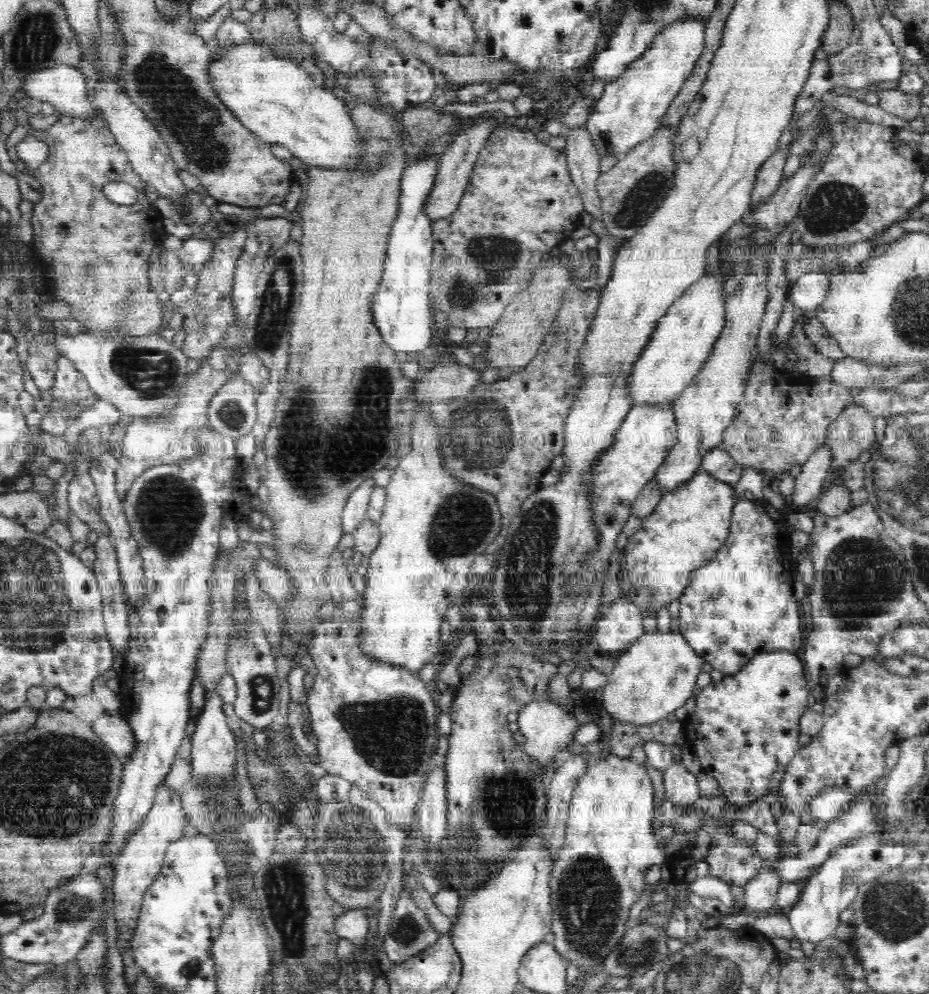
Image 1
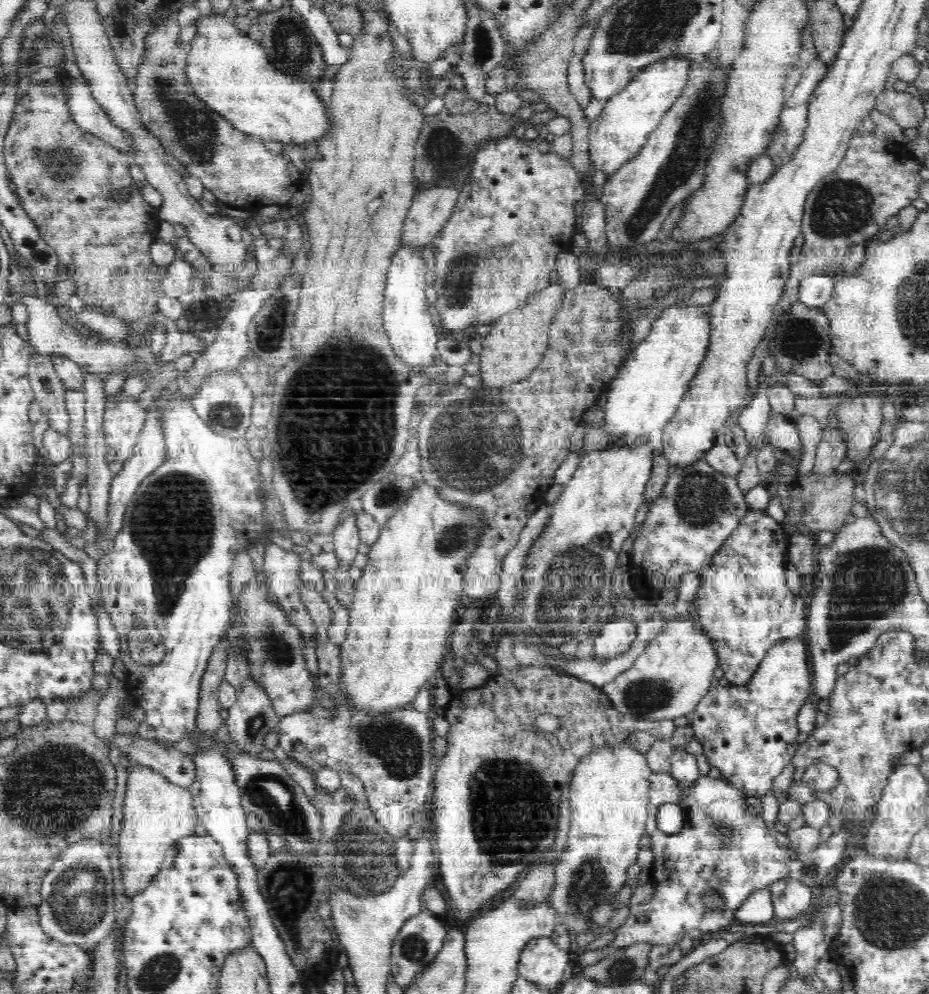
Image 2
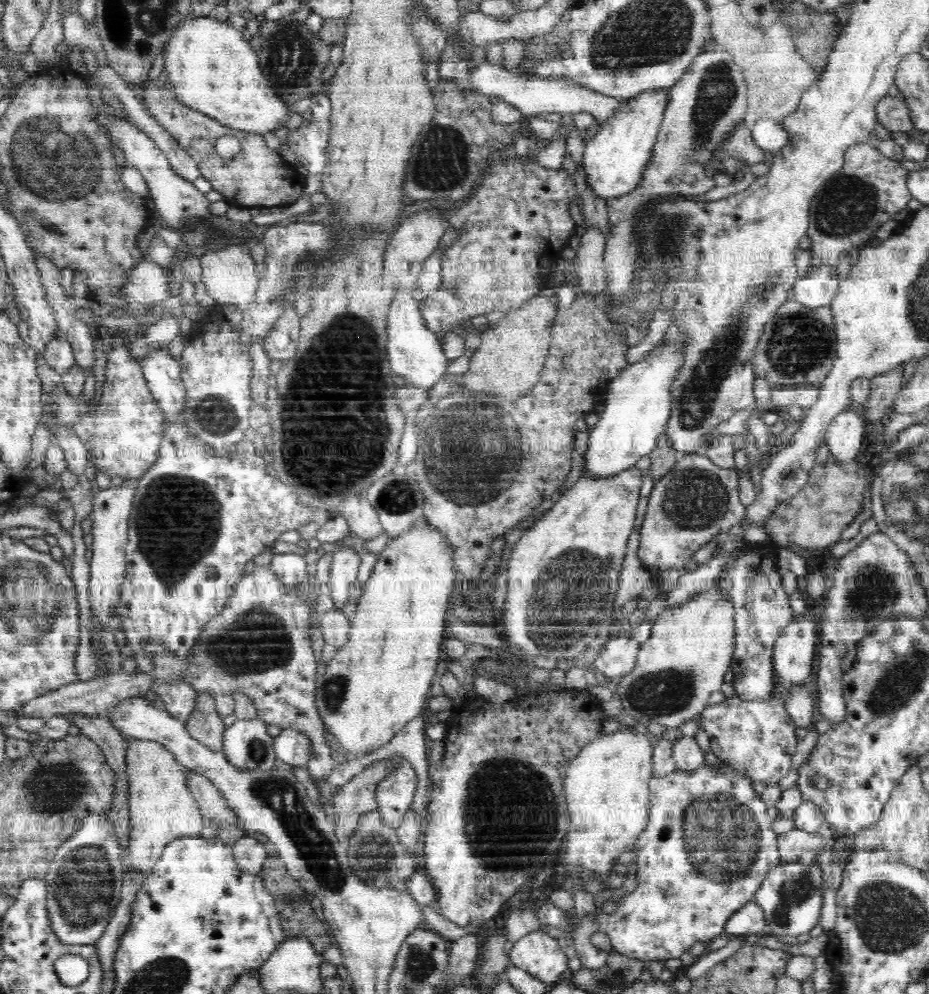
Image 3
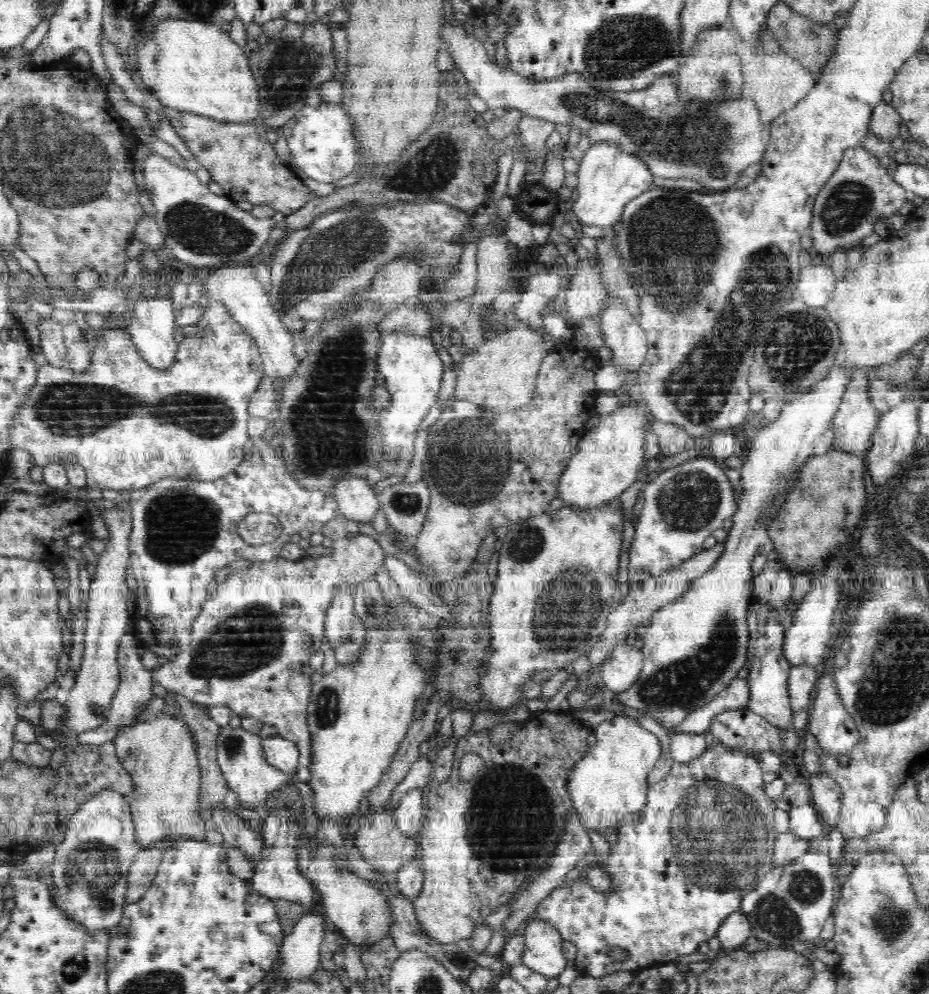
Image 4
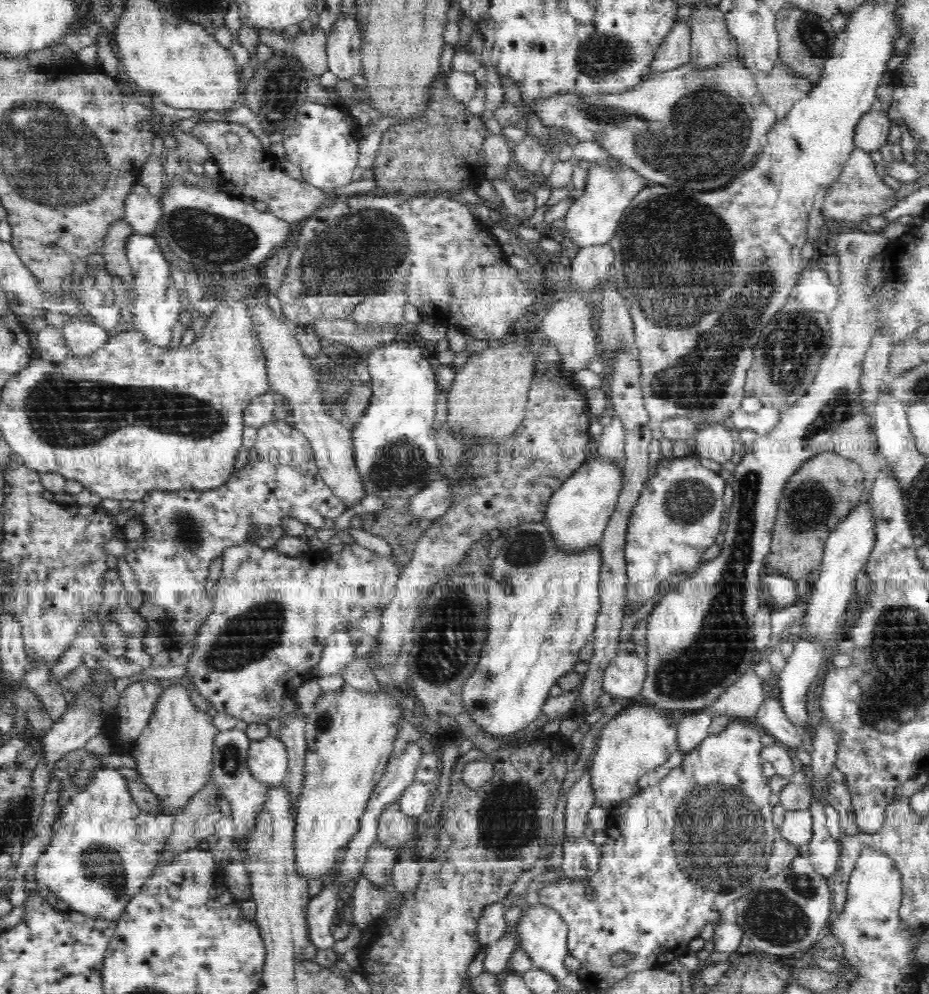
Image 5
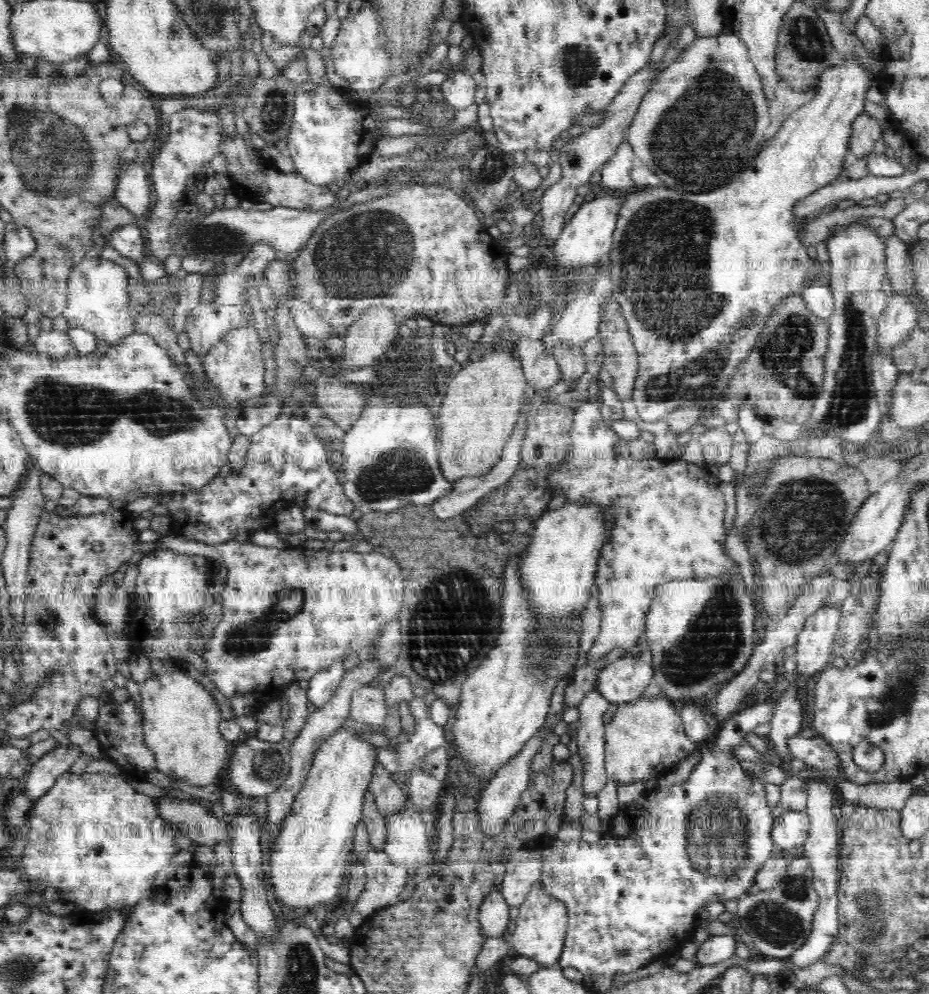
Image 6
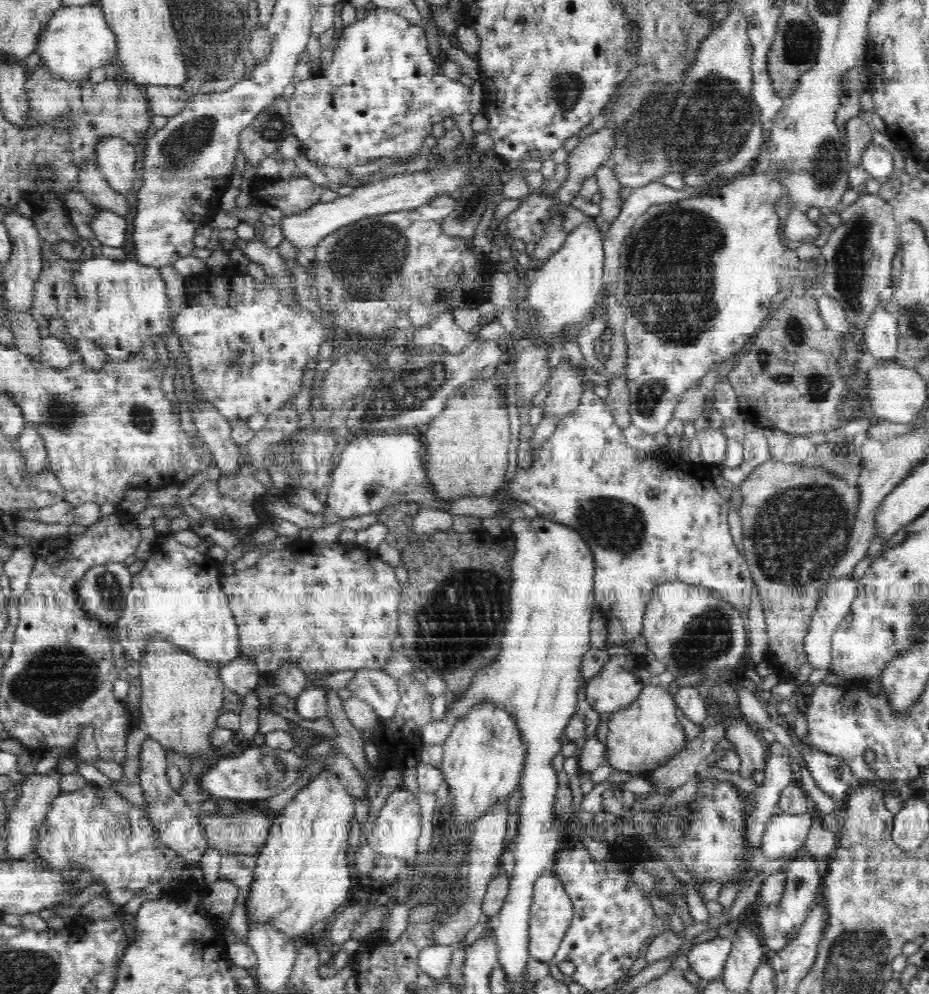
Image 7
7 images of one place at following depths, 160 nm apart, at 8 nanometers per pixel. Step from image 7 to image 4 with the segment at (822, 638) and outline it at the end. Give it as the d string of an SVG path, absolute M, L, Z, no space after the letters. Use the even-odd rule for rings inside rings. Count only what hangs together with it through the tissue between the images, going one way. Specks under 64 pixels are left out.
M792 666L789 670L789 701L792 707L792 726L804 728L810 718L810 692L818 680L816 667Z

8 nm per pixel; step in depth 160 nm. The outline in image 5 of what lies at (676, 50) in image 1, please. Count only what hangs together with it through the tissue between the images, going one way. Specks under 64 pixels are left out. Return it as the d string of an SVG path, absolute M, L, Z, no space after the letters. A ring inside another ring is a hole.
M592 164L587 170L587 183L583 194L572 203L565 215L563 235L579 248L604 244L614 238L615 230L627 206L634 197L651 183L643 175L632 170L606 170Z

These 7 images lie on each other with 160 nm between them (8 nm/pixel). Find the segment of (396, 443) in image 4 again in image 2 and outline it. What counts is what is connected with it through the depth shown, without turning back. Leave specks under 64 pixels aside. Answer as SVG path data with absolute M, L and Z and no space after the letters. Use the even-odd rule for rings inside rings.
M398 248L393 252L389 263L388 276L383 294L383 327L389 337L394 355L398 356L412 370L434 366L438 359L437 343L440 329L437 320L430 318L428 312L431 306L426 306L426 266L418 252L412 248Z

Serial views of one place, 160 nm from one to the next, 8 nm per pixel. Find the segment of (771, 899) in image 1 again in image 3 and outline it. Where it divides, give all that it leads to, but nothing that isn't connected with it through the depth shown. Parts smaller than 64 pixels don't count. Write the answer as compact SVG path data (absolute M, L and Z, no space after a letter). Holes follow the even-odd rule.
M750 900L740 910L732 914L724 928L724 934L729 938L755 938L766 930L763 910L753 900Z

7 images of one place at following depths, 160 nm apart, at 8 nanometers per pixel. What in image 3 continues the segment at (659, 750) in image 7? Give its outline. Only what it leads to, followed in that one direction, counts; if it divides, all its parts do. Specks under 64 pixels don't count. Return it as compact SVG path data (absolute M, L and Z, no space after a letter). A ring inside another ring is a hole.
M628 726L615 727L602 738L587 744L573 758L567 766L565 777L565 794L569 813L568 850L566 850L566 870L572 872L574 868L588 868L598 872L602 880L612 872L612 864L616 864L616 856L626 852L628 846L638 840L649 822L650 792L649 783L653 777L653 738L639 728Z

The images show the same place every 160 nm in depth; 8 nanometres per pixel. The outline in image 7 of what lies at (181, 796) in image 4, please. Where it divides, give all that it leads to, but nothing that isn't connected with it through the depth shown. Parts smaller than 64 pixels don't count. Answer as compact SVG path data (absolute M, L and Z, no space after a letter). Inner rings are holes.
M152 637L145 644L145 655L139 660L139 667L141 724L148 726L149 737L170 750L188 754L188 758L202 754L212 760L214 743L210 736L217 727L216 719L224 711L226 688L218 675L221 667L200 661L160 637Z

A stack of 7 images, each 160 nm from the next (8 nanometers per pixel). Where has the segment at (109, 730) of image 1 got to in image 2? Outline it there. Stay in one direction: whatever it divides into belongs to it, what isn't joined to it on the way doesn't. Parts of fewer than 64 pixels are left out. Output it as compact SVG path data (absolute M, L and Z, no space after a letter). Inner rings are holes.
M114 734L112 740L132 765L148 766L165 776L169 782L188 790L194 785L196 765L192 761L192 755L171 747L166 749L138 734Z

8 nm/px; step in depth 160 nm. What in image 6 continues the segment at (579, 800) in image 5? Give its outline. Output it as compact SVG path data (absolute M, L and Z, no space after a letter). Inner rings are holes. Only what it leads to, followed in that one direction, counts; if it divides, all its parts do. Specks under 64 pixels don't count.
M597 683L578 707L577 752L583 762L583 790L585 796L596 796L607 783L604 768L605 723L602 716L608 710L605 700L597 691Z

